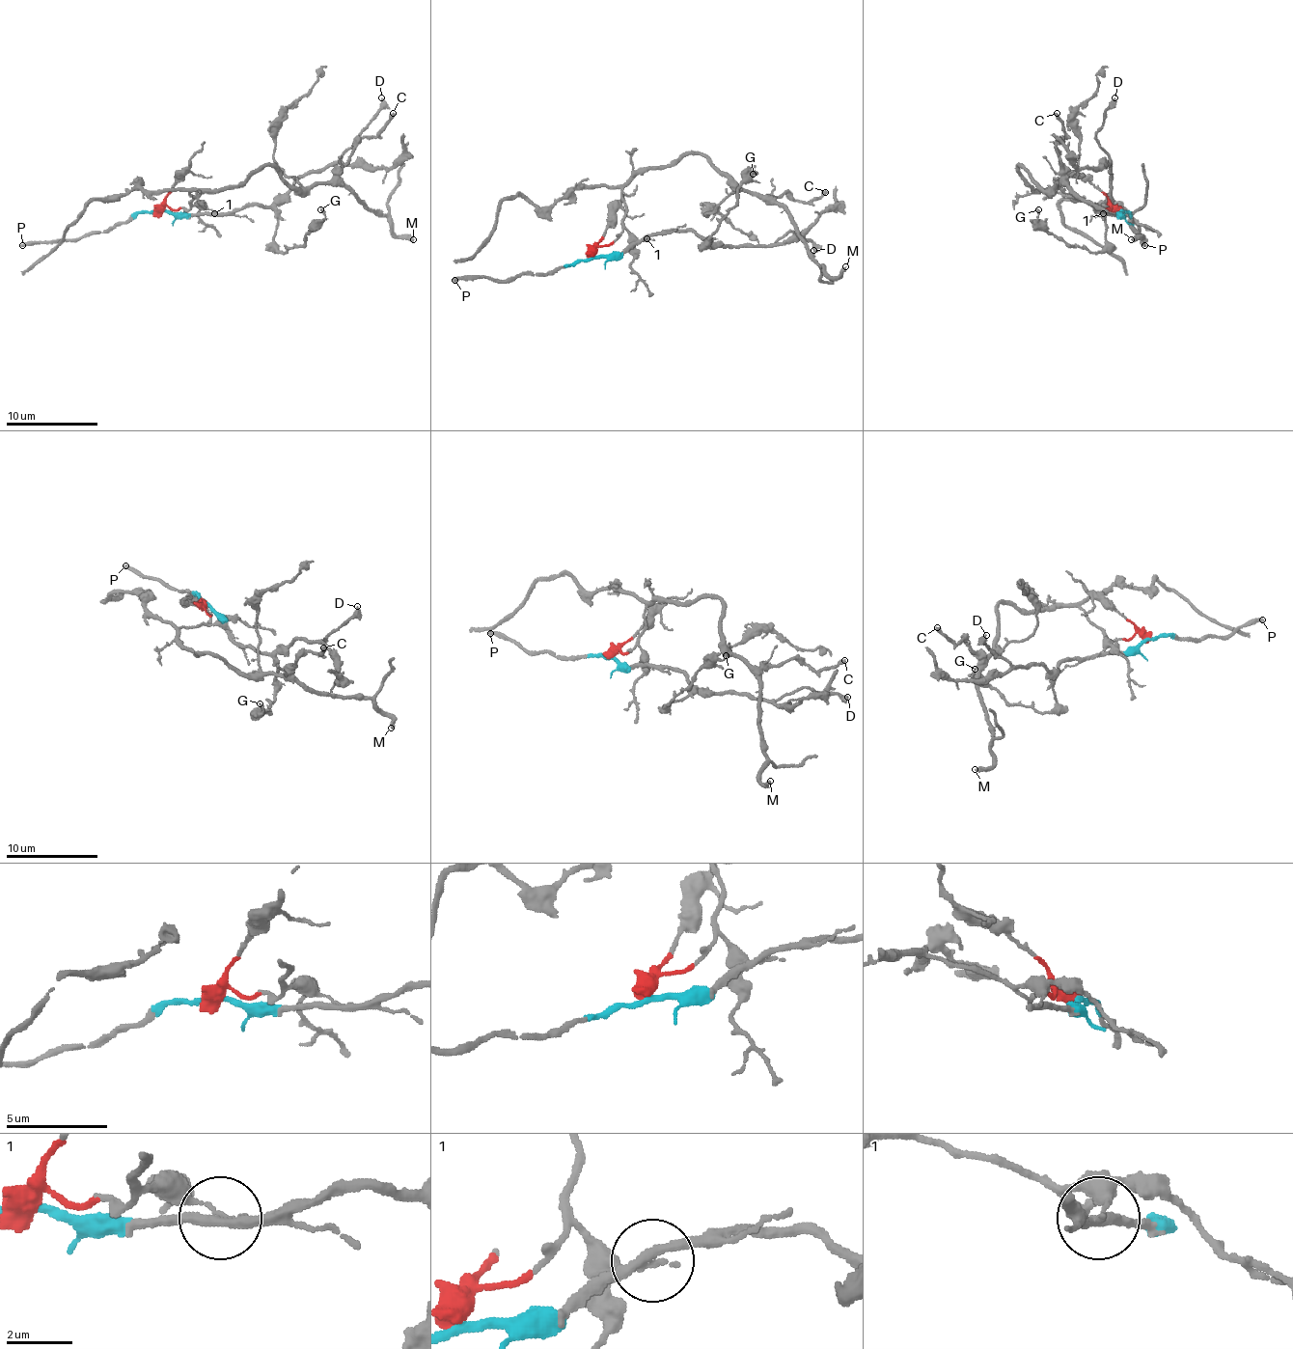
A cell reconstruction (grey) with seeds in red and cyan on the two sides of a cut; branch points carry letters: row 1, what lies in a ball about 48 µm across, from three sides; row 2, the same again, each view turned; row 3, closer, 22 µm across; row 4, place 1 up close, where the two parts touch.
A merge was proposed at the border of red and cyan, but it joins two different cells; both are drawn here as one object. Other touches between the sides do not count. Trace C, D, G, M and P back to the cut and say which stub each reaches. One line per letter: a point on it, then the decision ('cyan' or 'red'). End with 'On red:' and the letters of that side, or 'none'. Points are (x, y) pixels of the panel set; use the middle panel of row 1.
C: (825, 192) | red
D: (813, 250) | cyan
G: (753, 174) | cyan
M: (845, 266) | red
P: (454, 280) | cyan
On red: C, M

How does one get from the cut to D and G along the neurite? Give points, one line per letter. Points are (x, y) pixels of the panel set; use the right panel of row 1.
D: (1122, 211), (1099, 213), (1094, 208), (1109, 197), (1109, 153), (1097, 138), (1104, 112), (1115, 98)
G: (1122, 211), (1099, 213), (1094, 204), (1106, 227), (1104, 245), (1094, 252), (1058, 241), (1037, 208)

